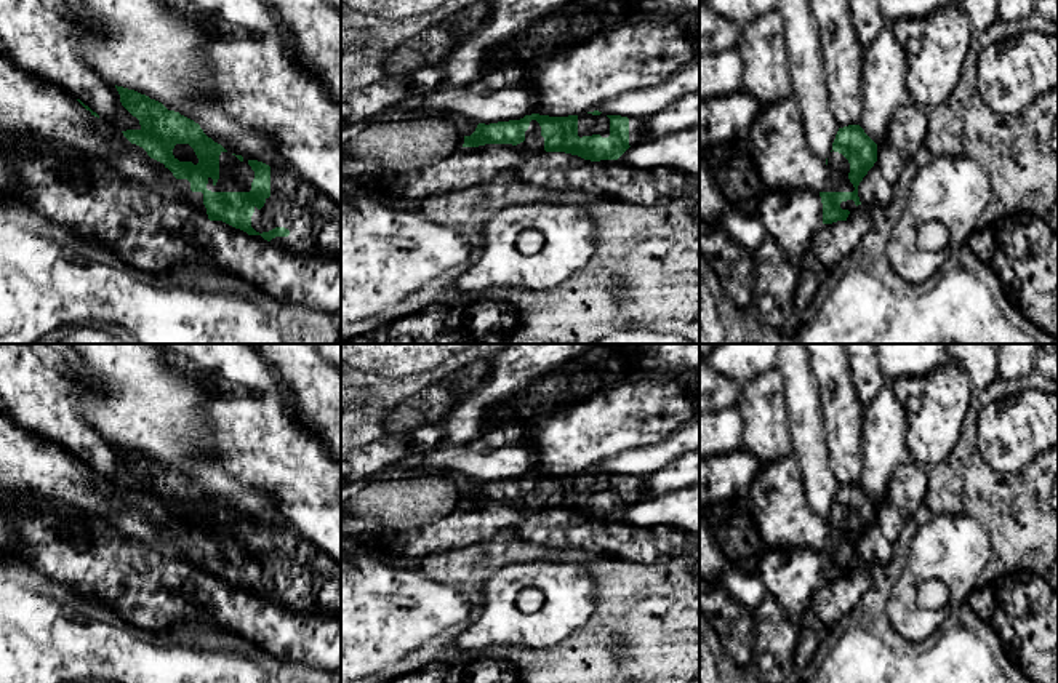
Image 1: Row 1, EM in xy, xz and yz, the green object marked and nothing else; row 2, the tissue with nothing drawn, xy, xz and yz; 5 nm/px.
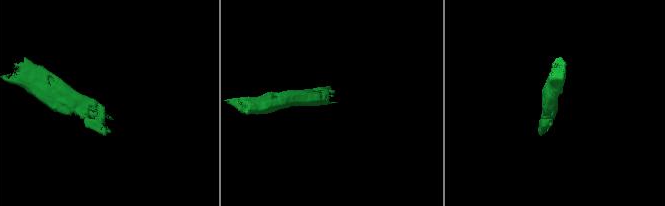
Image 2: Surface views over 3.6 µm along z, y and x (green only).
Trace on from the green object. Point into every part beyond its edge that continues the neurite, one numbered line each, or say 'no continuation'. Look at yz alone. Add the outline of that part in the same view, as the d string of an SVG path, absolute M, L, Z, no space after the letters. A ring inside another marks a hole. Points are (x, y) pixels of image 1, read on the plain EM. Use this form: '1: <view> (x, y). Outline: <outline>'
1: yz (837, 538). Outline: M831 510L828 515L828 539L823 547L823 550L853 550L855 545L848 537L850 531L850 521L848 518L839 512L839 510Z

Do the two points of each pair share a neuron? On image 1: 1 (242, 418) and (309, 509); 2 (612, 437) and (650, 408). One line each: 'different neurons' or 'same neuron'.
1: same neuron
2: same neuron

